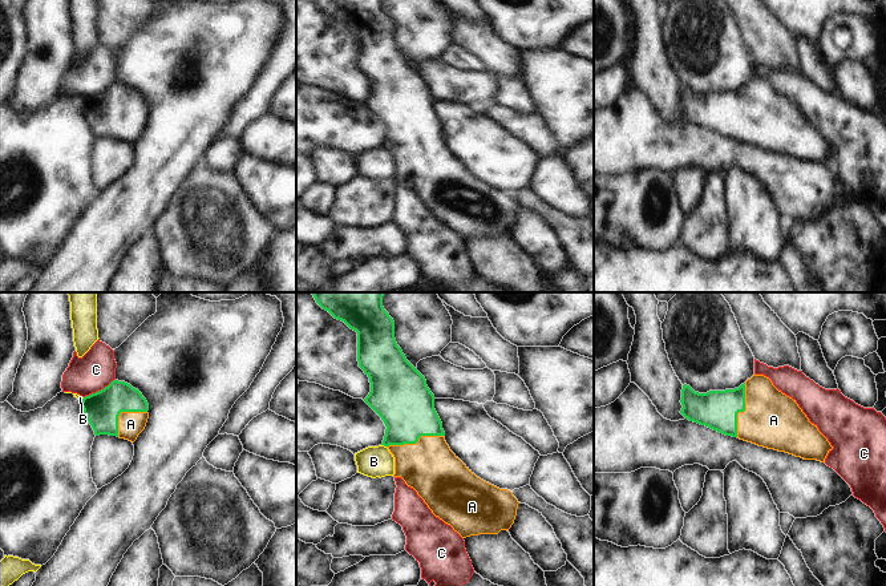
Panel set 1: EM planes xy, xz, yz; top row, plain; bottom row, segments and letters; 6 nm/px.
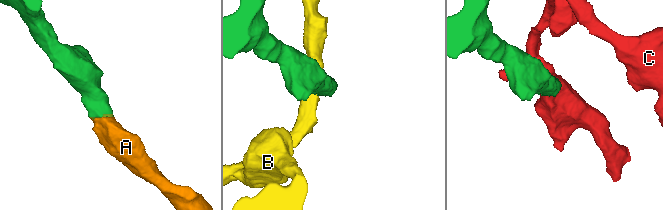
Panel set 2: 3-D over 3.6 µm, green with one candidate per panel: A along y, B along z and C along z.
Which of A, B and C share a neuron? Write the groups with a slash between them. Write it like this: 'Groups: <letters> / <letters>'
Groups: A / B / C.

